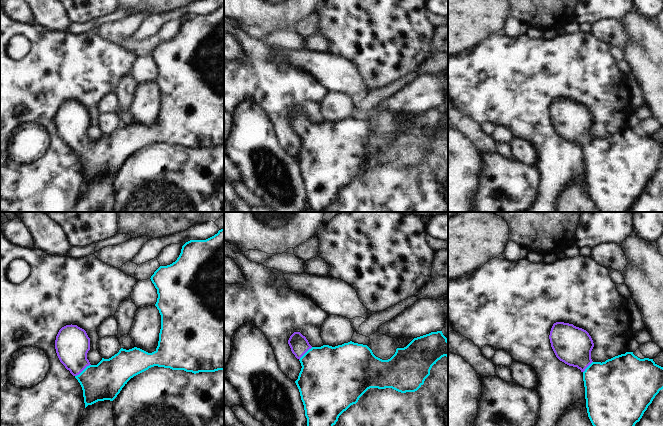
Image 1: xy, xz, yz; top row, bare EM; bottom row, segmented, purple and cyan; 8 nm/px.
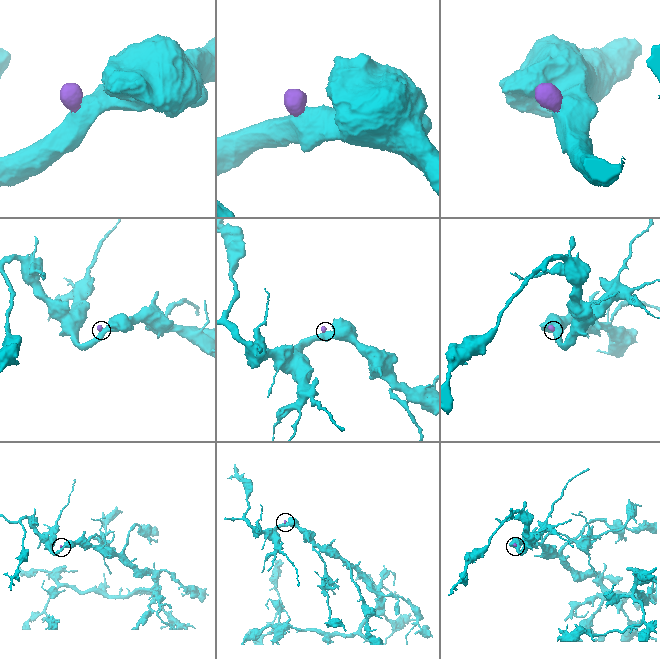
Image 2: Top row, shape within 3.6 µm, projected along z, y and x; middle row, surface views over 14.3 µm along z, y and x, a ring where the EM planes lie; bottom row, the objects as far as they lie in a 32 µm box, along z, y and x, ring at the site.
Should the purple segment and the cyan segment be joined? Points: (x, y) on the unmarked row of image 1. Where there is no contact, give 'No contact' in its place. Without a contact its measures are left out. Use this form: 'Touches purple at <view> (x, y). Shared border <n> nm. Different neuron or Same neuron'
Touches purple at xy (82, 146). Shared border 160 nm. Same neuron.

